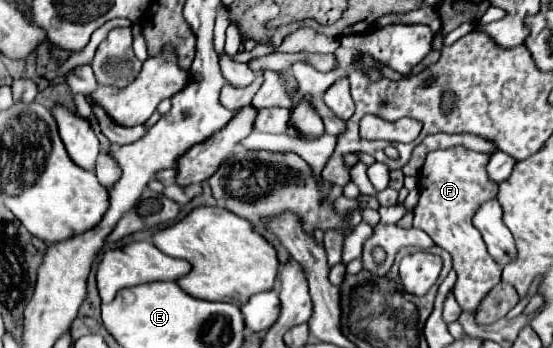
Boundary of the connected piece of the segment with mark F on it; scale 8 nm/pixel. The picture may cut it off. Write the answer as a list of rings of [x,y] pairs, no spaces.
[[[452,146],[444,150],[432,150],[418,176],[420,200],[414,208],[414,226],[424,230],[436,246],[446,250],[454,260],[454,270],[458,274],[454,284],[456,302],[464,310],[476,310],[484,294],[500,282],[500,268],[488,256],[480,230],[472,224],[472,218],[480,204],[494,200],[498,194],[498,184],[490,180],[486,164],[490,154],[470,150],[466,146]]]

